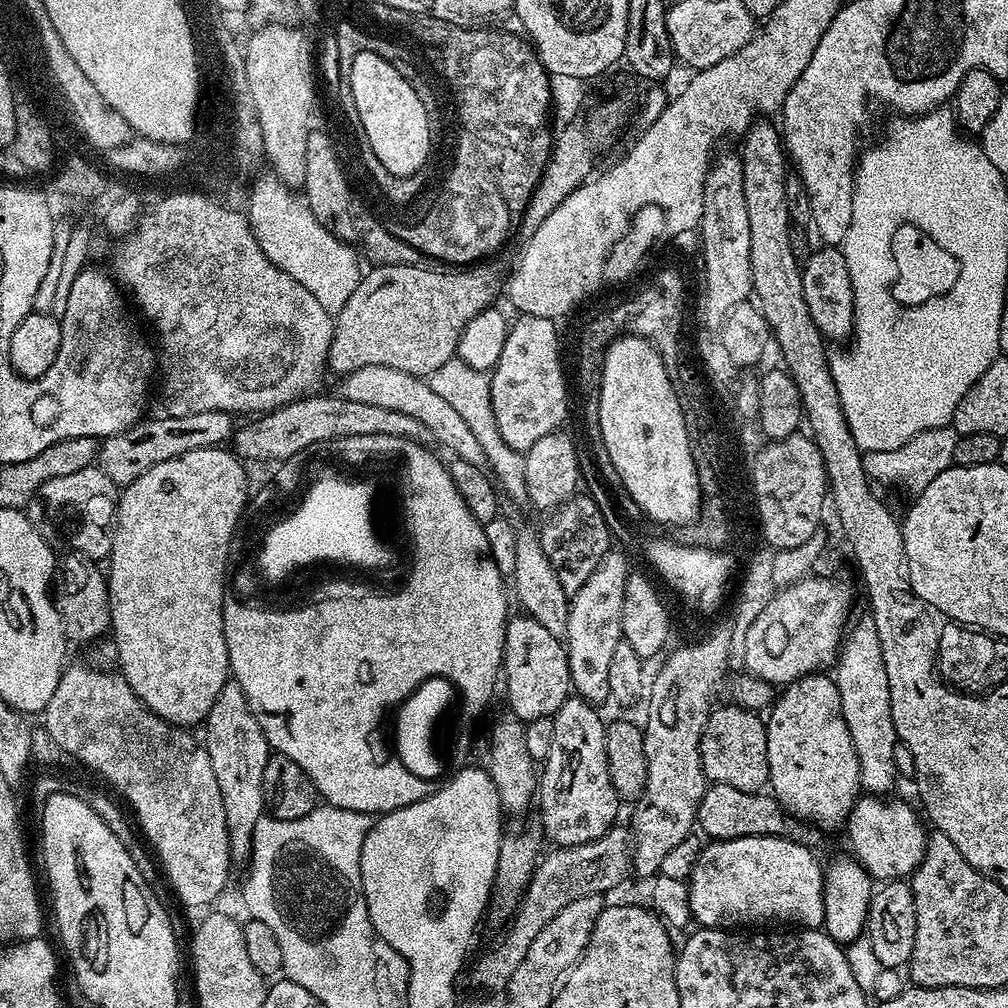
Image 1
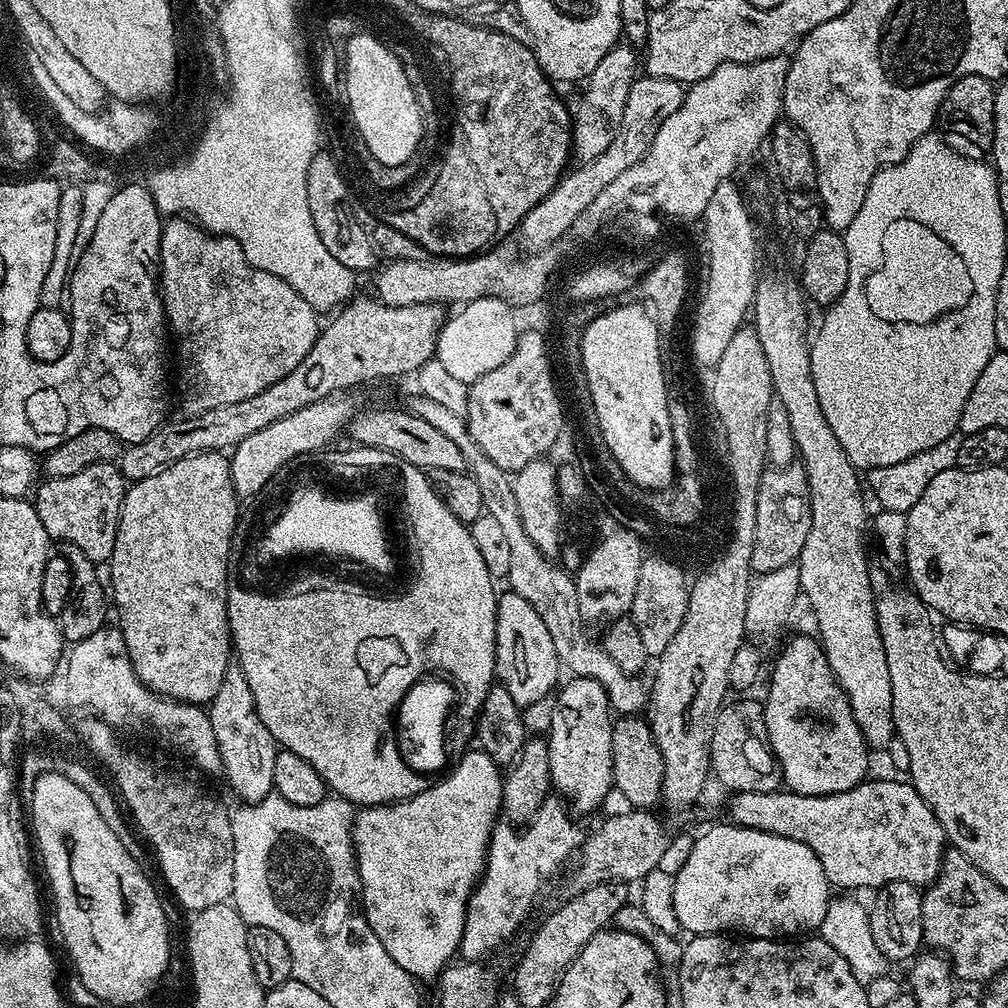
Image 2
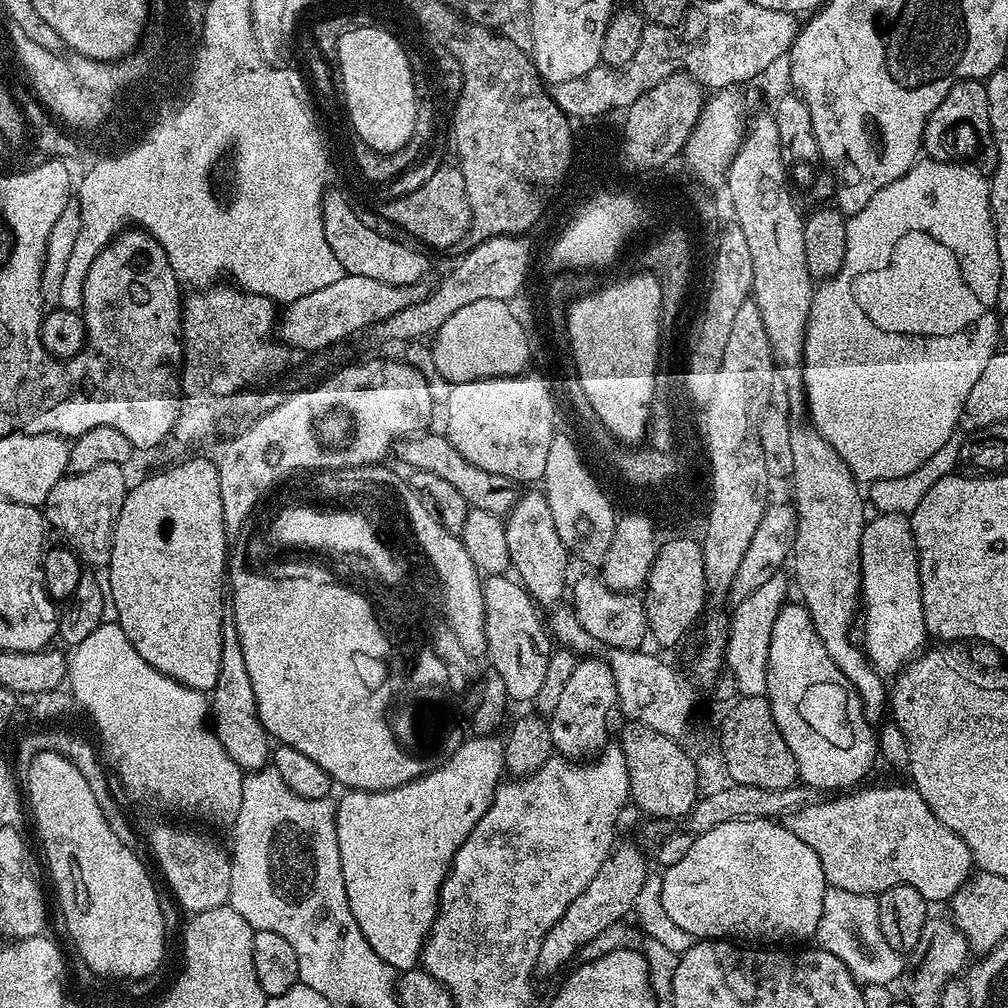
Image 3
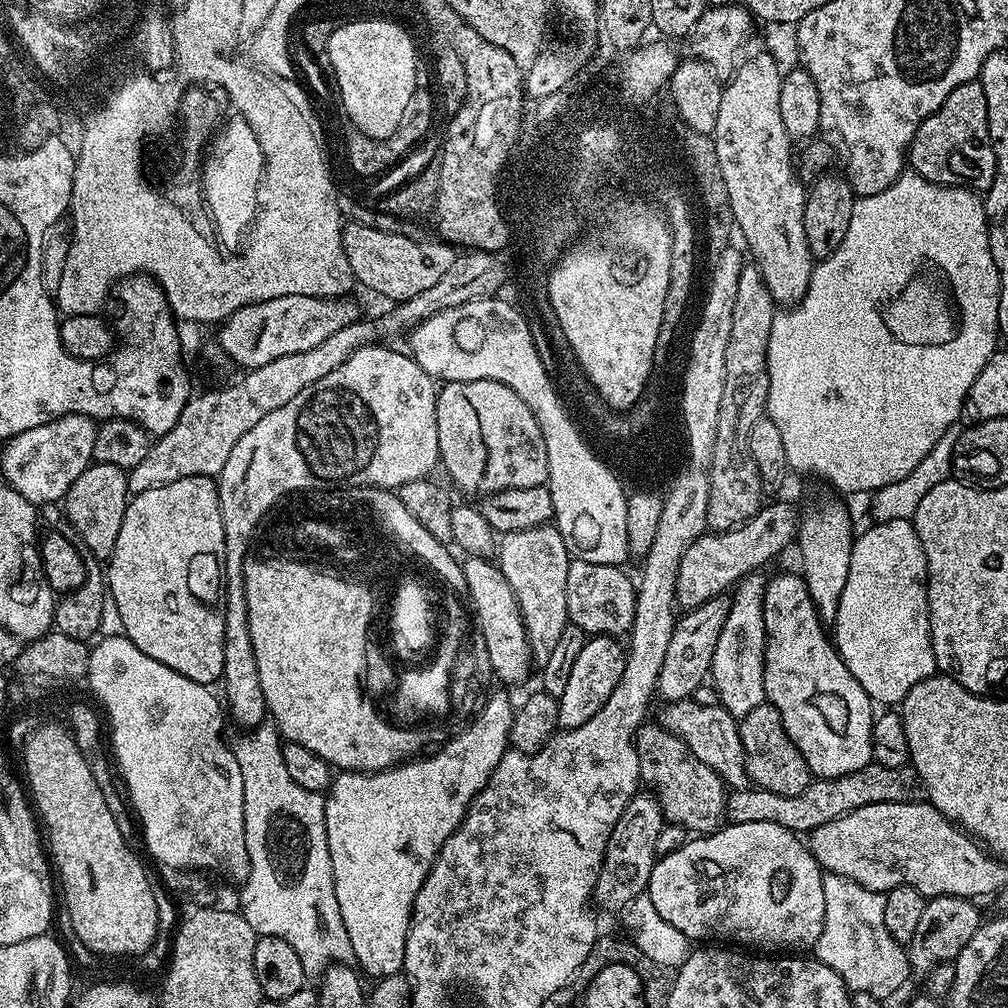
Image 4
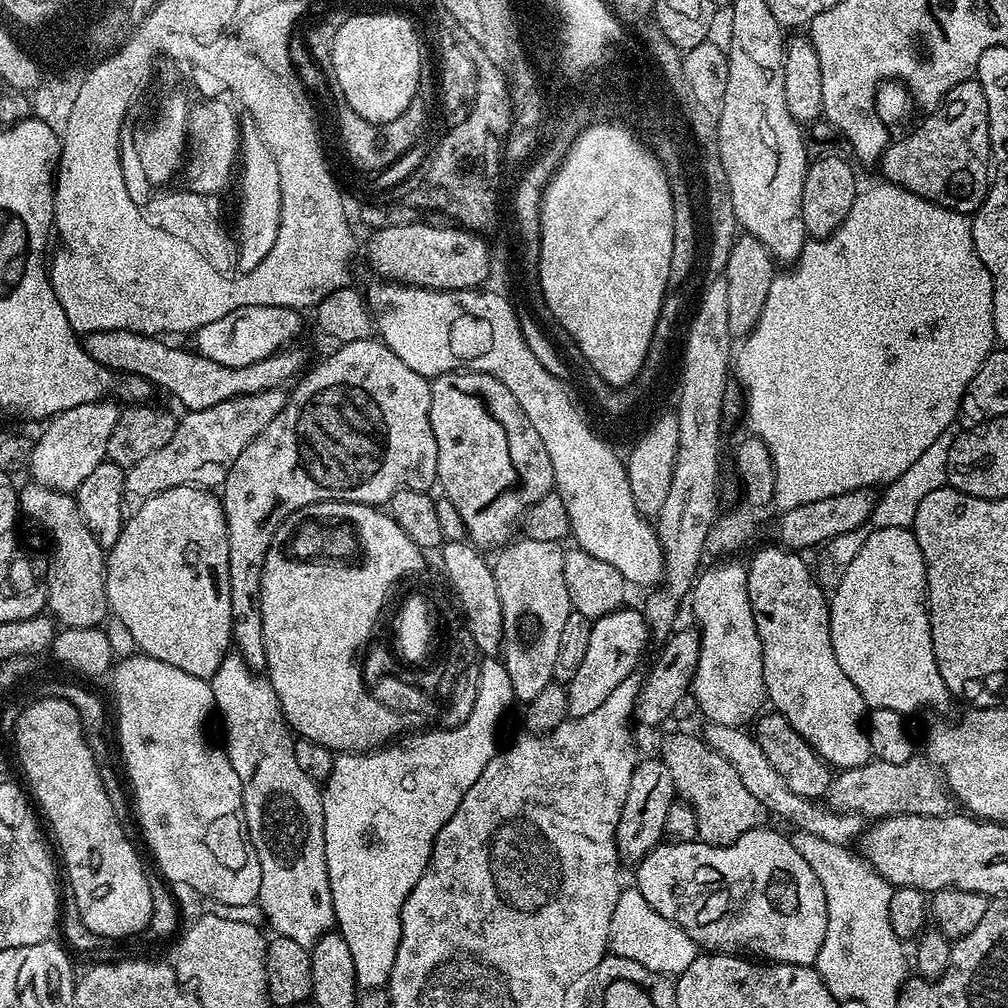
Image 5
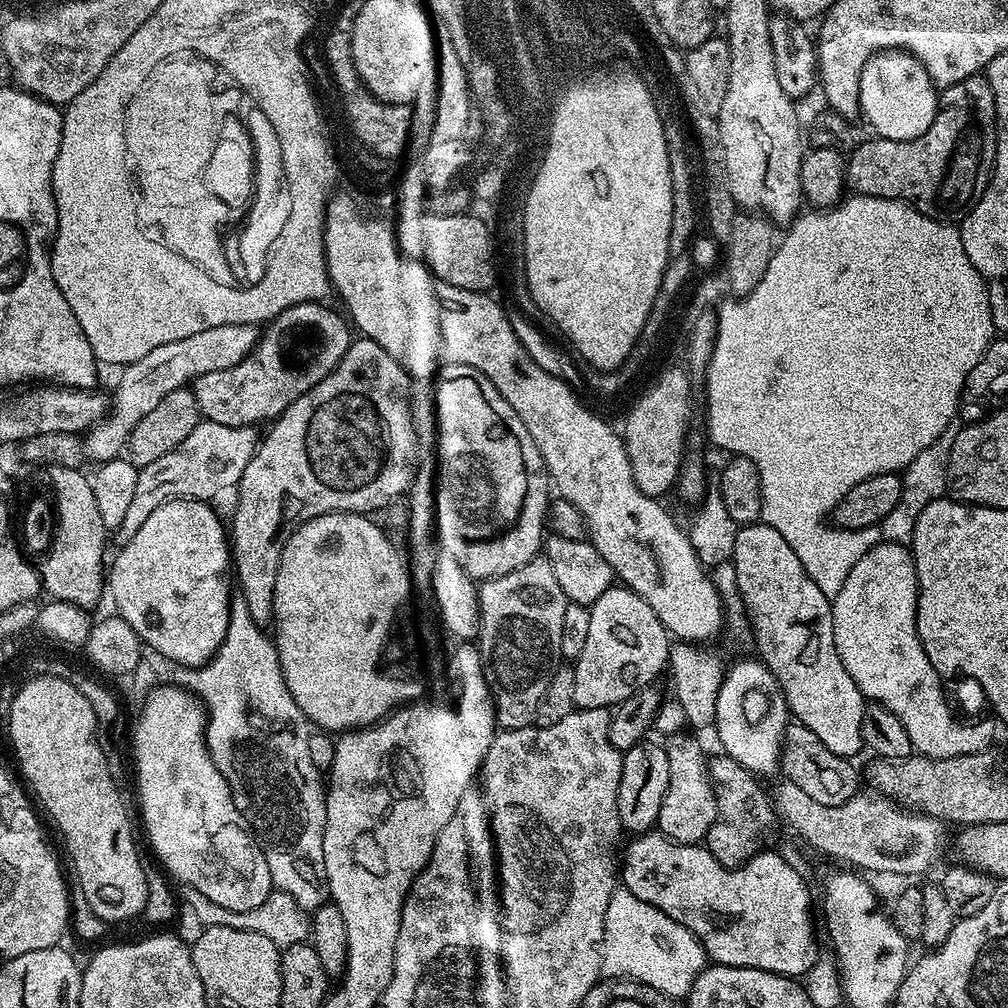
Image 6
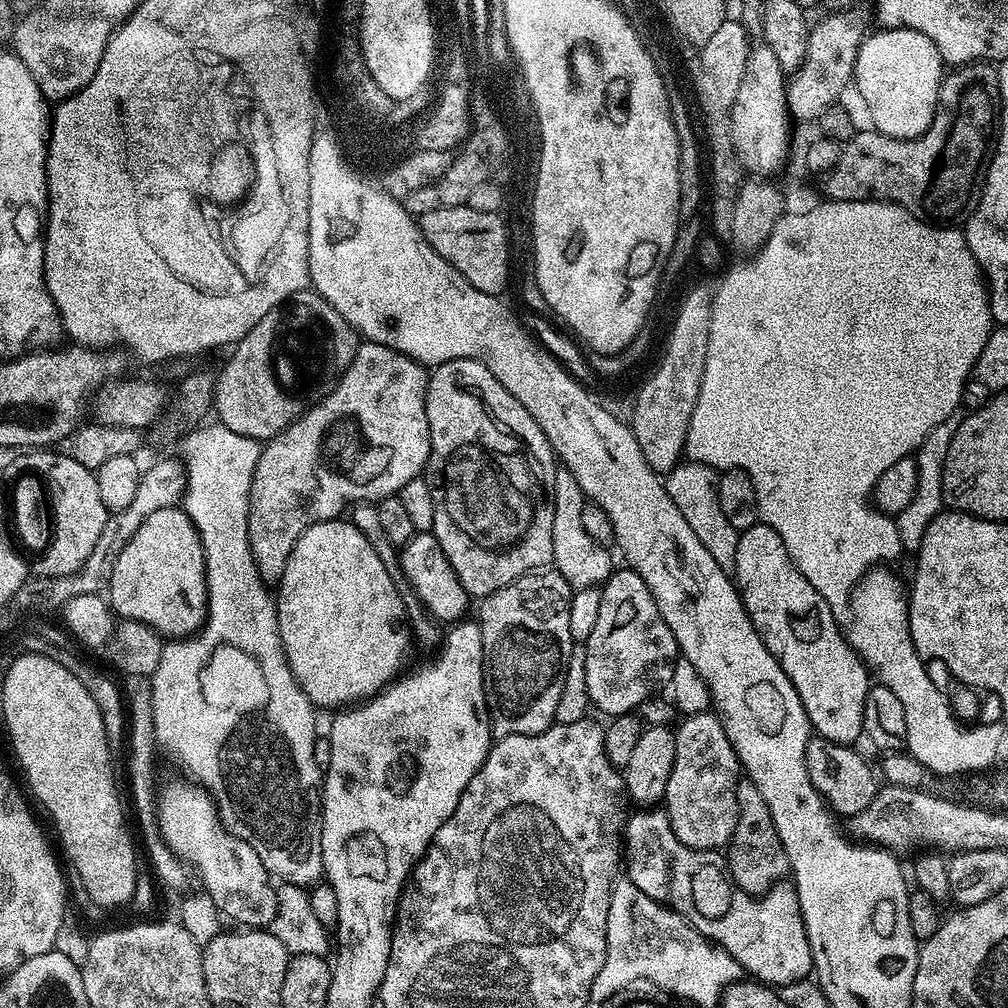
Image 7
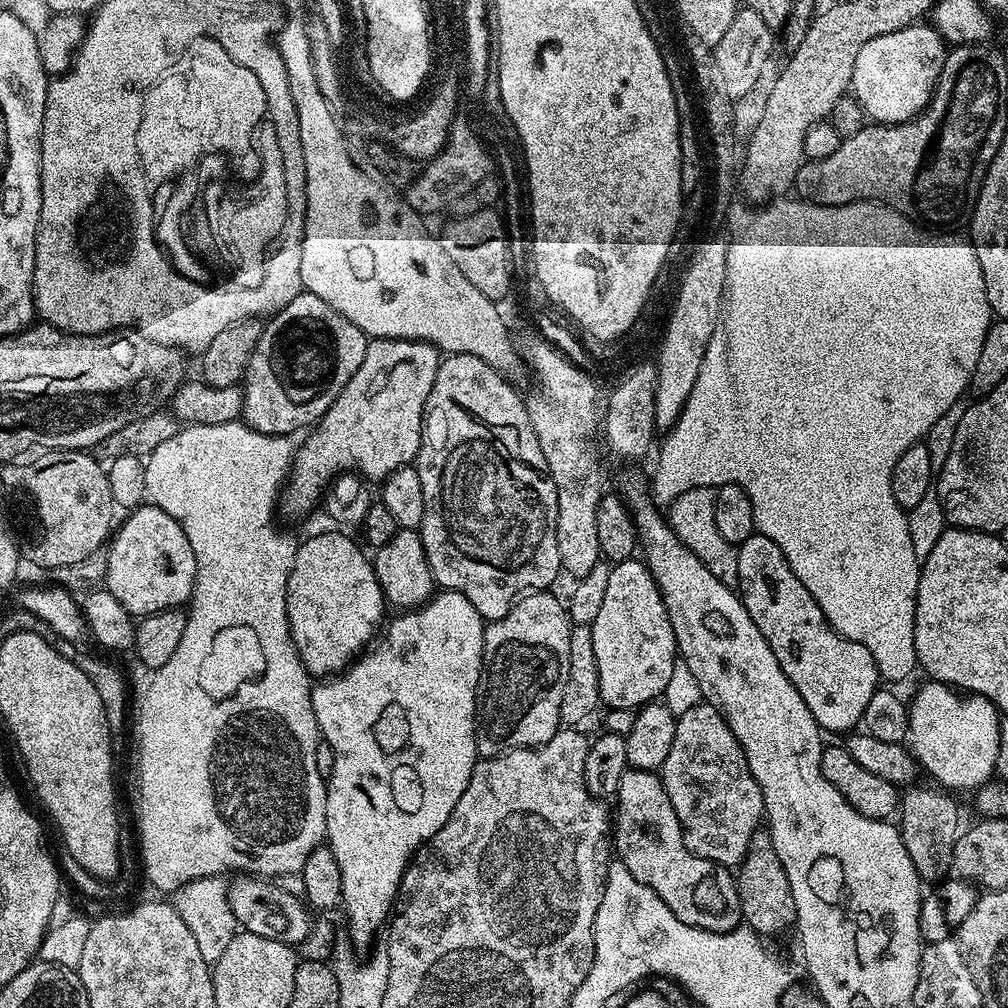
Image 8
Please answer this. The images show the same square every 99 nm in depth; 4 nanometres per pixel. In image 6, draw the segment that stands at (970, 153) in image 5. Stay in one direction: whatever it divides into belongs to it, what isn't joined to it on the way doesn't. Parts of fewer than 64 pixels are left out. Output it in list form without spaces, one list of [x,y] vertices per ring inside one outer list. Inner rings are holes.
[[[977,74],[957,84],[951,84],[939,94],[940,109],[937,110],[932,125],[929,128],[927,125],[918,138],[864,138],[856,148],[851,149],[846,160],[846,180],[853,193],[903,200],[918,209],[923,216],[963,218],[972,211],[992,179],[992,168],[996,164],[996,99],[992,82],[987,75]]]

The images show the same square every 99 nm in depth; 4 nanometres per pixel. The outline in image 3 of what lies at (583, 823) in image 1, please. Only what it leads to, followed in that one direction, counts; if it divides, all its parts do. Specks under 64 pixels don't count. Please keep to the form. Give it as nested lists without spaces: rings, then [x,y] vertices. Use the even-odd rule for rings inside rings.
[[[602,658],[577,659],[574,674],[570,674],[562,689],[558,706],[554,706],[548,720],[553,749],[559,755],[569,758],[588,758],[599,753],[609,739],[608,711],[615,709],[617,704],[616,683],[608,663]]]

